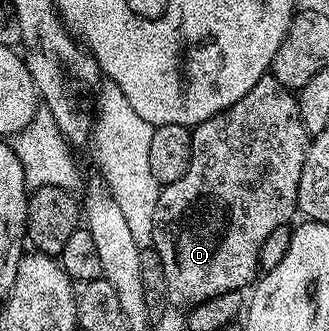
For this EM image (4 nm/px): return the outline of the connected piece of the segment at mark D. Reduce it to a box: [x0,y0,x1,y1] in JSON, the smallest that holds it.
[152,74,310,310]

